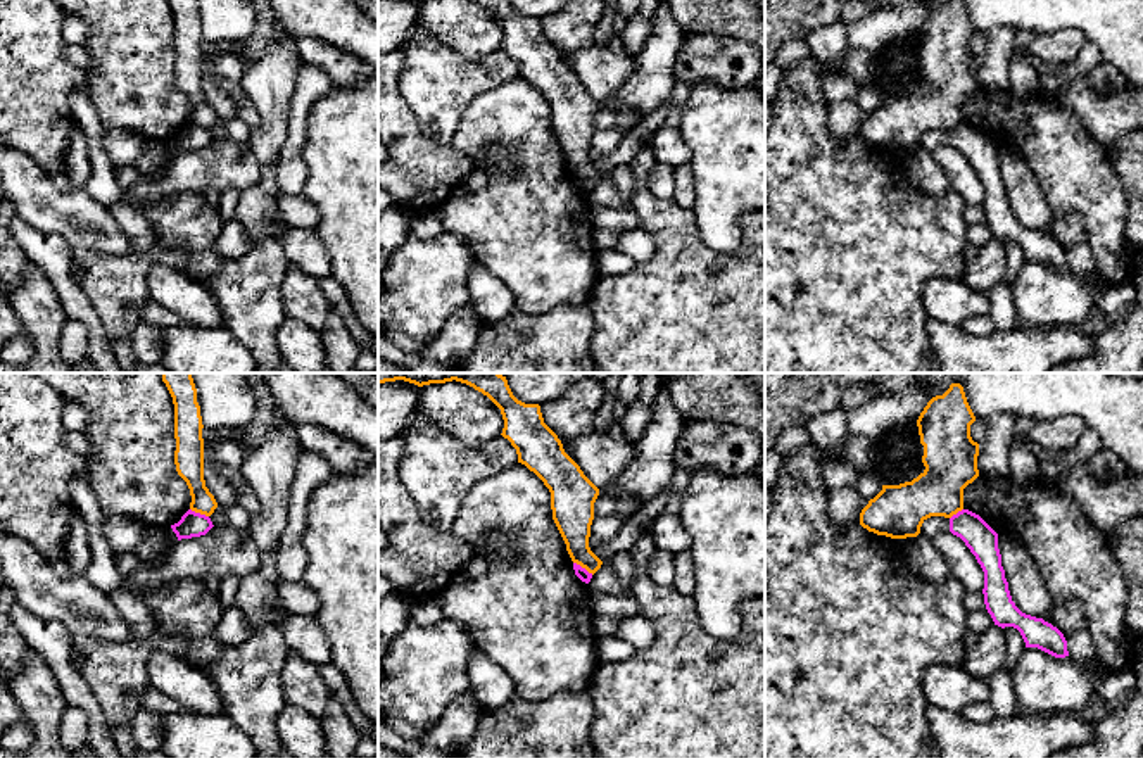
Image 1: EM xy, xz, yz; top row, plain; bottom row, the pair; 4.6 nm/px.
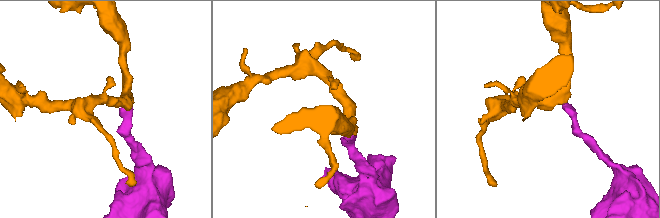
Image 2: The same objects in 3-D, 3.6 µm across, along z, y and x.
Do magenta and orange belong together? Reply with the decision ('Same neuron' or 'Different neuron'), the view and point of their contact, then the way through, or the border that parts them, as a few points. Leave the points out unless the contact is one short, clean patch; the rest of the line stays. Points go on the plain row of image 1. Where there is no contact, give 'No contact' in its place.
Different neuron. Touches magenta at xz (584, 182). Boundary: xz (574, 175), (593, 187)

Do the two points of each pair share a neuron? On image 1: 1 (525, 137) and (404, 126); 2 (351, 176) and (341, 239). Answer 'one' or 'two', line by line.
1: two
2: one

